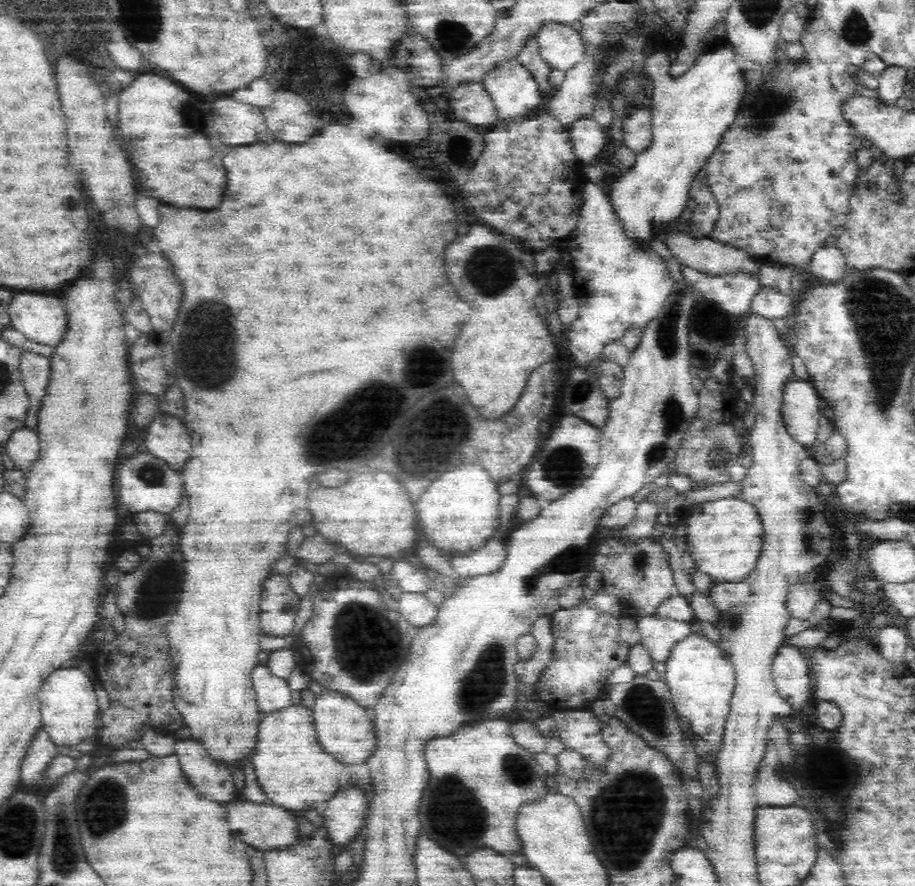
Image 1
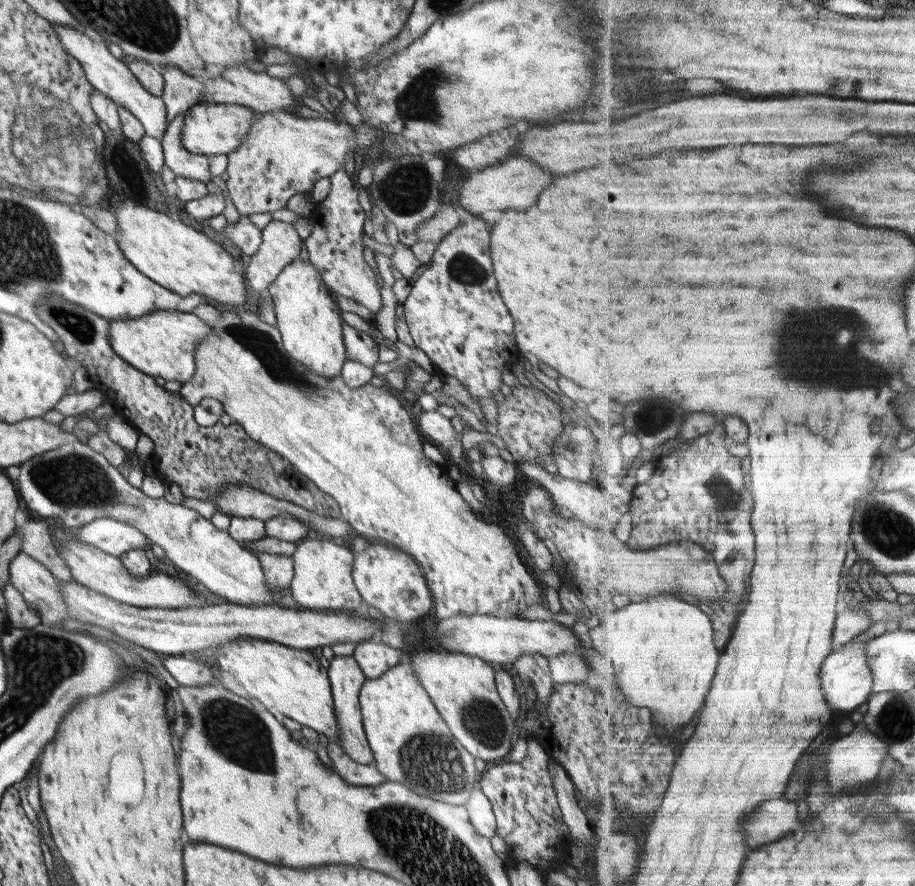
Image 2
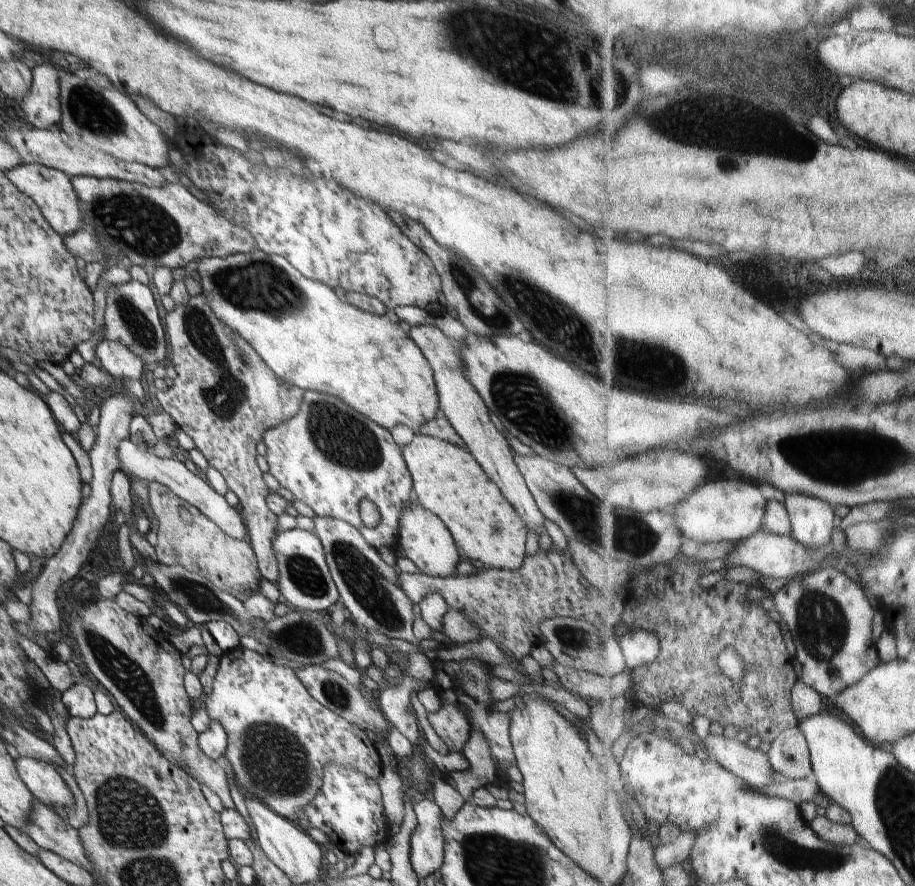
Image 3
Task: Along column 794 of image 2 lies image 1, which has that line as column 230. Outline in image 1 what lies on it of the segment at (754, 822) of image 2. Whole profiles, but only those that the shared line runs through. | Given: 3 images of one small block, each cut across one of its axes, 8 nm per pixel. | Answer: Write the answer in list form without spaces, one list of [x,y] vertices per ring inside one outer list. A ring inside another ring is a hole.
[[[235,800],[222,803],[226,806],[226,824],[230,832],[248,846],[253,846],[256,850],[265,851],[268,849],[278,849],[294,842],[294,821],[290,820],[288,809],[275,804],[252,802],[248,800]]]

